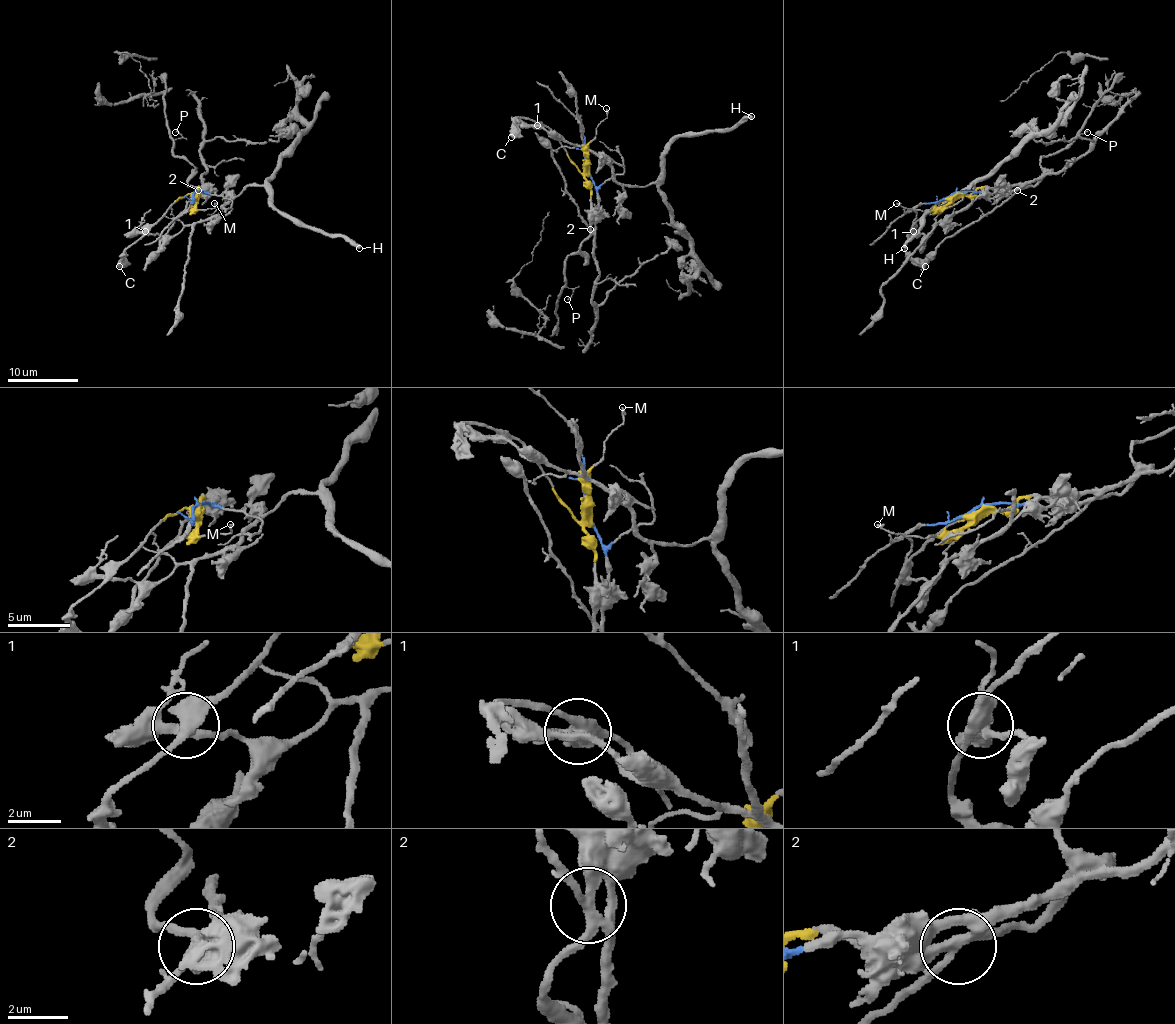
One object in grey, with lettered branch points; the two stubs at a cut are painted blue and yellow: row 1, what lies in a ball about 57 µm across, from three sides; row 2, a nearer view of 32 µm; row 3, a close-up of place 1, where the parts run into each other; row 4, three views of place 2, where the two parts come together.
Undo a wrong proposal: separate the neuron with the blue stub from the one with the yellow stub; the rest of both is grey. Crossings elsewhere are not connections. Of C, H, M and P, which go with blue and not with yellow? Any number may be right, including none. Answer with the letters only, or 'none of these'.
H

